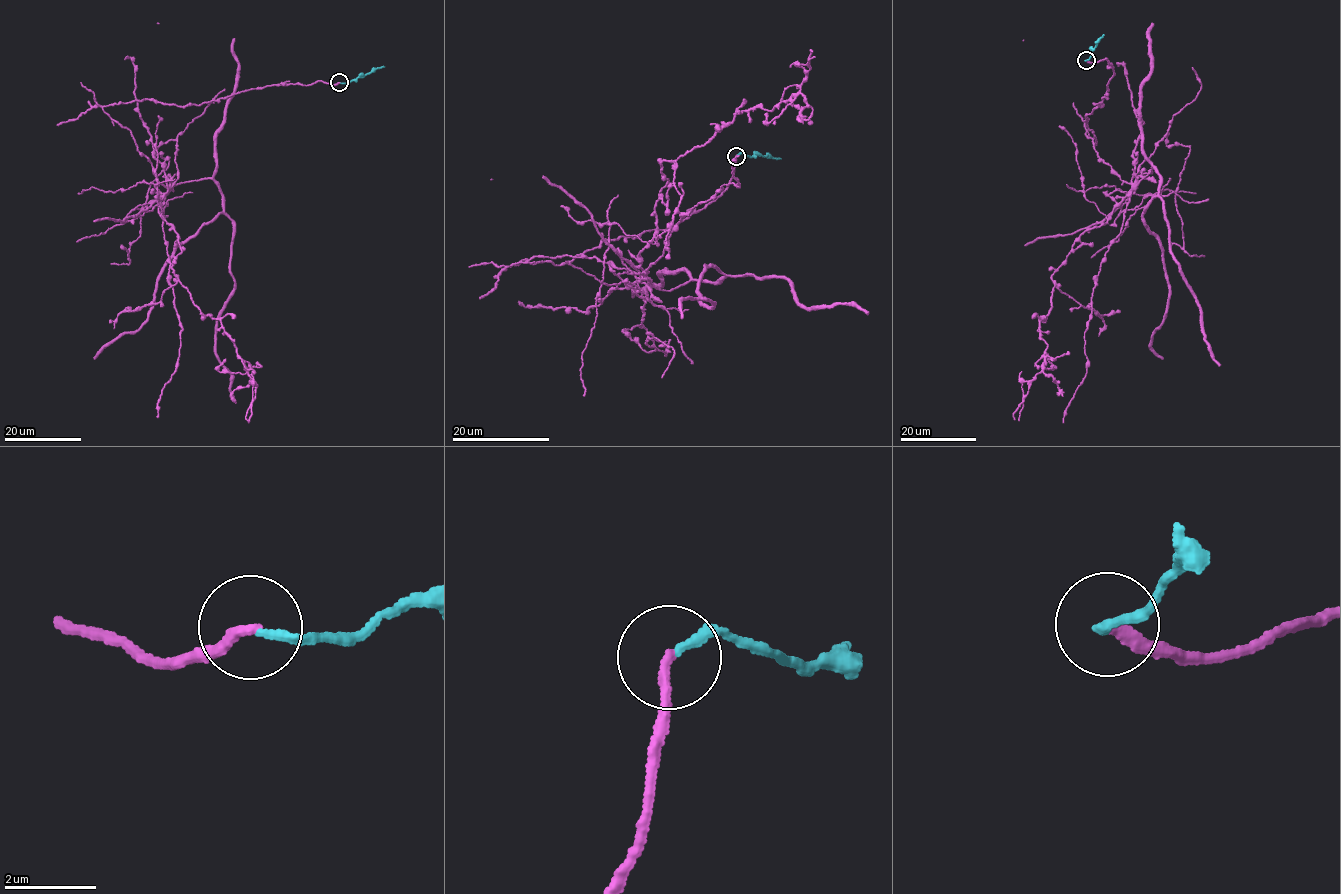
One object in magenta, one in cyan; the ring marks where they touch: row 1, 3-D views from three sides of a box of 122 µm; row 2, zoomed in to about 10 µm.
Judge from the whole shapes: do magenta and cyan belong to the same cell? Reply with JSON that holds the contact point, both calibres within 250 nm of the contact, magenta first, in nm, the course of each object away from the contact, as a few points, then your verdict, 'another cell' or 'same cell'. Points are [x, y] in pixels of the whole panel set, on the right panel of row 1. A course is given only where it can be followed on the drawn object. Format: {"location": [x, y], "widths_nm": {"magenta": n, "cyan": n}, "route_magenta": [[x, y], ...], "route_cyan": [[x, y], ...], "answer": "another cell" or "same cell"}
{"location": [1086, 60], "widths_nm": {"magenta": 240, "cyan": 200}, "route_magenta": [[1086, 60], [1106, 58], [1113, 69], [1085, 133], [1131, 186], [1054, 273], [1040, 322], [1043, 368], [1014, 420]], "route_cyan": [[1086, 60], [1104, 35]], "answer": "another cell"}

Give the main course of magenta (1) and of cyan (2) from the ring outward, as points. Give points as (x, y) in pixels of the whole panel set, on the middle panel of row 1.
1: (736, 156), (726, 189), (666, 229), (510, 265), (571, 255), (645, 275), (662, 162), (794, 95), (812, 51)
2: (736, 156), (754, 157), (756, 154), (781, 159)

